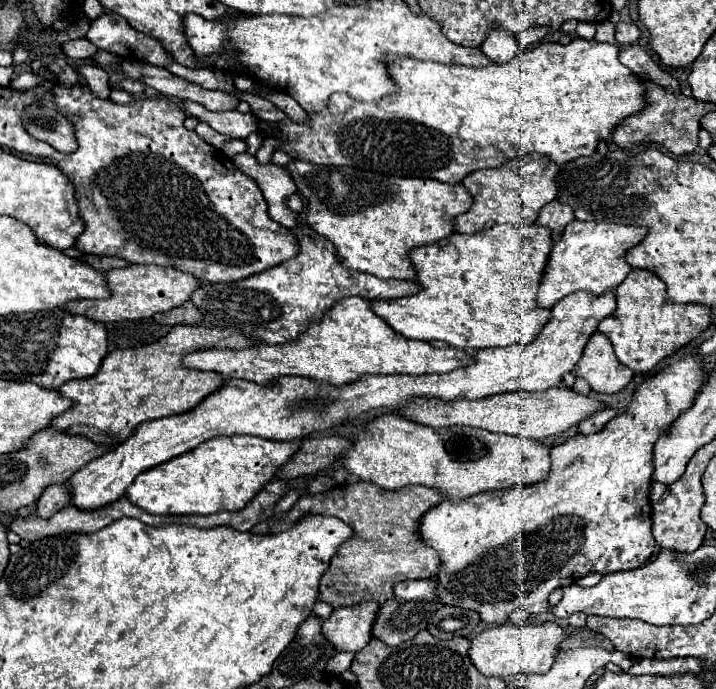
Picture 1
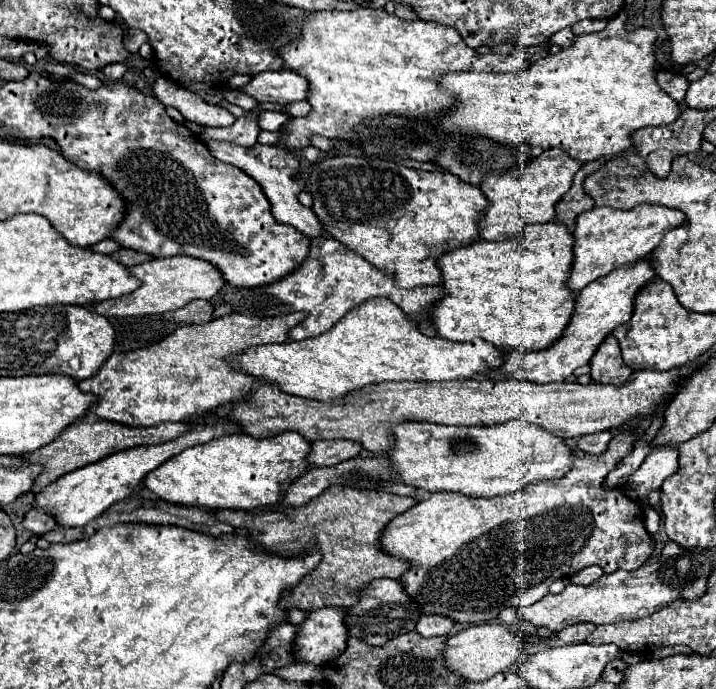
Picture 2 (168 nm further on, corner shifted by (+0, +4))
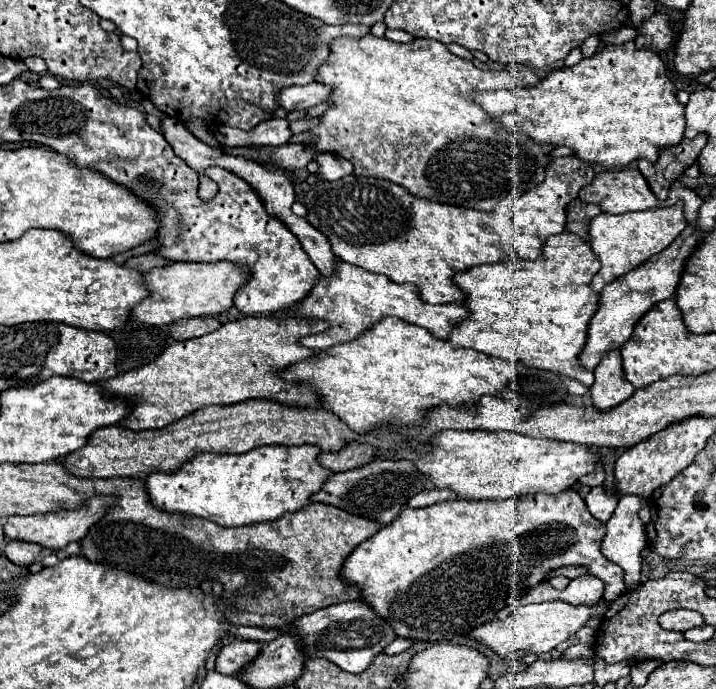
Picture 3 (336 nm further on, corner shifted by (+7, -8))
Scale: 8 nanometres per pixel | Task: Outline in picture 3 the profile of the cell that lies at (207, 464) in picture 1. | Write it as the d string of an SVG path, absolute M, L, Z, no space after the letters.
M259 446L259 448L253 448L245 454L199 454L195 456L191 462L185 462L177 472L173 474L167 474L167 472L153 472L147 476L147 492L149 492L149 498L151 498L151 504L161 508L161 510L167 510L167 512L183 512L183 514L191 514L191 516L201 516L201 518L207 518L207 520L213 520L221 526L245 526L245 524L257 524L257 522L269 522L269 520L275 520L275 518L281 518L285 512L293 512L293 510L299 510L301 506L307 506L311 502L311 496L317 494L321 490L321 486L325 484L325 480L333 474L329 472L327 468L319 466L317 462L317 456L319 456L321 448L315 448L315 446Z

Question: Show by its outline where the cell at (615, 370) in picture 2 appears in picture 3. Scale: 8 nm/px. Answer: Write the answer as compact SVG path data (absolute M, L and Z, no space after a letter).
M619 350L609 352L601 360L601 364L597 364L593 374L595 374L595 384L591 386L591 398L593 398L593 406L599 410L609 410L625 402L635 392L633 384L625 380Z

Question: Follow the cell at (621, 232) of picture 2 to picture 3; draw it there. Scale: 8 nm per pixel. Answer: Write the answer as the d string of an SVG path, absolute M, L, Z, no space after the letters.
M677 202L669 208L657 208L657 210L643 210L643 212L629 212L629 214L599 214L589 224L589 236L591 236L591 248L601 260L601 270L591 280L591 288L595 292L601 292L609 282L625 276L633 268L637 268L641 262L649 260L653 254L665 250L687 226L683 204Z

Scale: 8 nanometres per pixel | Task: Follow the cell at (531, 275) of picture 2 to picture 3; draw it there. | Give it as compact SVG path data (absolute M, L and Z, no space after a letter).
M571 232L549 236L549 240L543 246L543 256L535 262L517 258L517 260L507 260L497 264L483 264L483 266L459 272L455 276L455 282L467 294L465 306L471 312L471 316L451 330L449 342L455 348L473 348L487 356L521 360L527 366L553 370L561 376L567 376L567 378L583 382L585 386L591 386L595 382L595 376L593 372L585 370L579 364L579 354L587 342L589 320L599 308L599 294L589 288L591 278L597 272L599 272L599 260L589 248L589 242L581 240L577 234L571 234Z

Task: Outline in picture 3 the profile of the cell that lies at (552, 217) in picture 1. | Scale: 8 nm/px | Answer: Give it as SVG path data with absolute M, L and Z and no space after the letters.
M573 200L567 208L567 230L589 240L589 220L601 214L601 208L595 204L585 204L581 200Z

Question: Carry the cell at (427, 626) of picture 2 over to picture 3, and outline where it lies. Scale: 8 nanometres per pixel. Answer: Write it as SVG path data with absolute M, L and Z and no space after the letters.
M395 638L391 644L385 646L385 654L399 654L399 652L405 652L409 646L413 644L413 640L405 640L405 638Z

